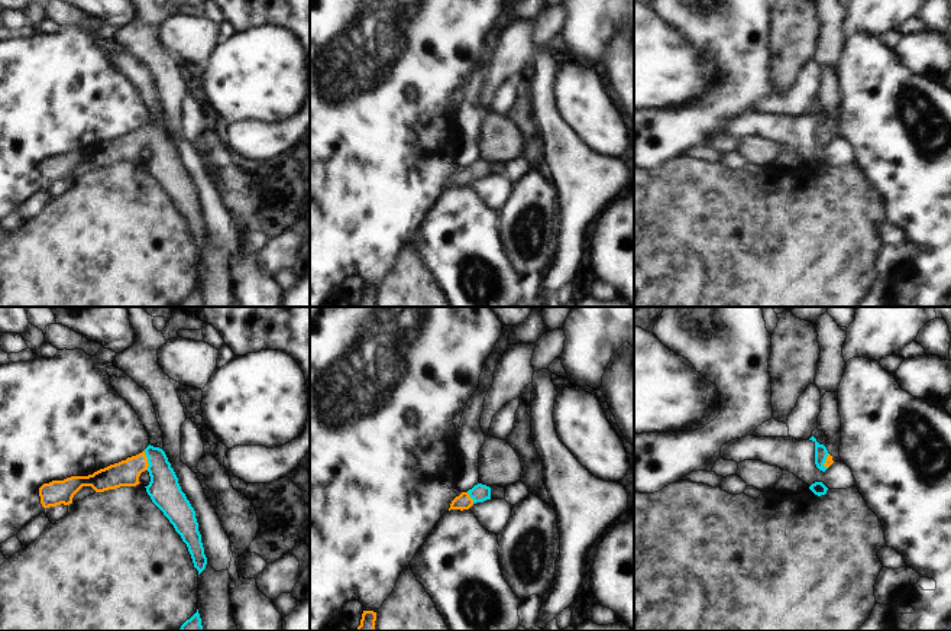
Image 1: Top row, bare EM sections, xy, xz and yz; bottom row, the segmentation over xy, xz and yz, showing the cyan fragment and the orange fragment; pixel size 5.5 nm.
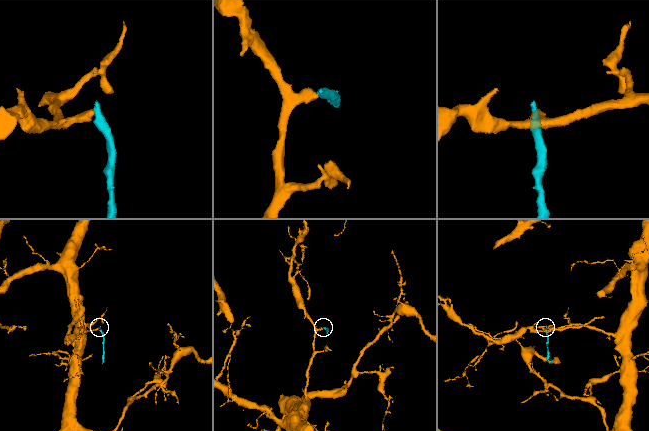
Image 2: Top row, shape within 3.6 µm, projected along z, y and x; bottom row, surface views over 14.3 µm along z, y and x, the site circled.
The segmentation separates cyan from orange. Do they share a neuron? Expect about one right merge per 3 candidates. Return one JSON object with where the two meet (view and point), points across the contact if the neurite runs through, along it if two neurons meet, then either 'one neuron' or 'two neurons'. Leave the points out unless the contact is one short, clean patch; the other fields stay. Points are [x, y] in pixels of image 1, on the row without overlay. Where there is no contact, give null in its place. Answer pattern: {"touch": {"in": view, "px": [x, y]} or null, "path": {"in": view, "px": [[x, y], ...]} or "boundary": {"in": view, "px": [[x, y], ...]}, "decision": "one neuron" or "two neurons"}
{"touch": {"in": "xy", "px": [148, 136]}, "path": {"in": "xy", "px": [[164, 165], [162, 151], [148, 136], [135, 141], [125, 149]]}, "decision": "one neuron"}

